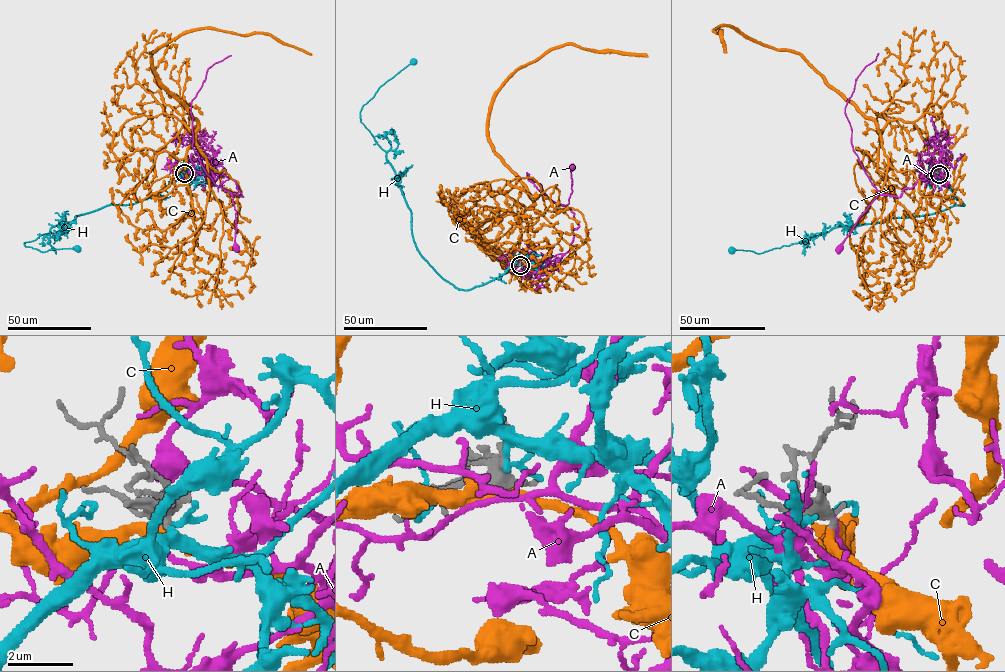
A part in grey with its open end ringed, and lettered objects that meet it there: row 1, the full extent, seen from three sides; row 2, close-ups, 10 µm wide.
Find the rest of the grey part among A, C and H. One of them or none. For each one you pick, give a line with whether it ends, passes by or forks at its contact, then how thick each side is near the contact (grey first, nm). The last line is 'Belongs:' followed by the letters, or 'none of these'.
A: it passes by | 360/110 nm
Belongs: A

